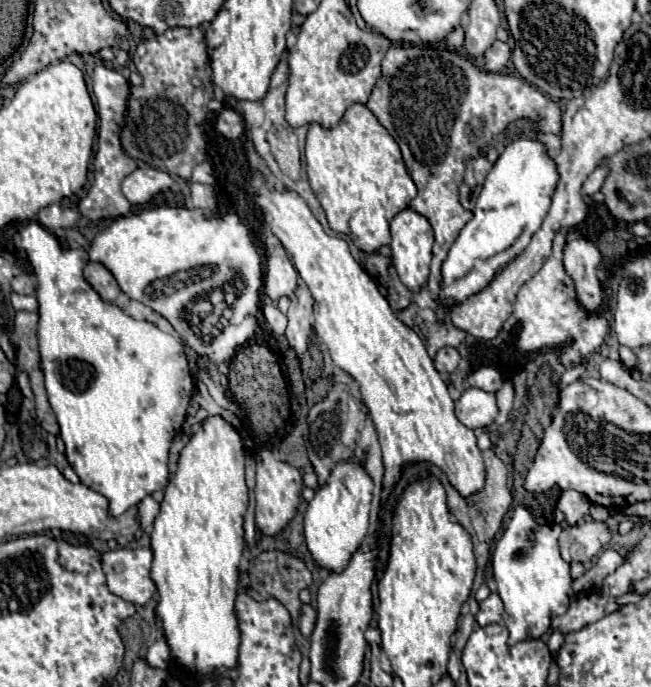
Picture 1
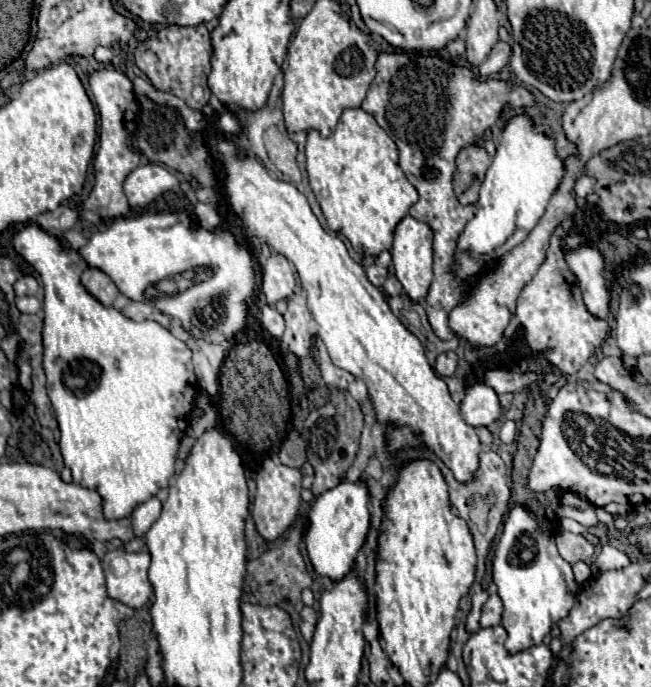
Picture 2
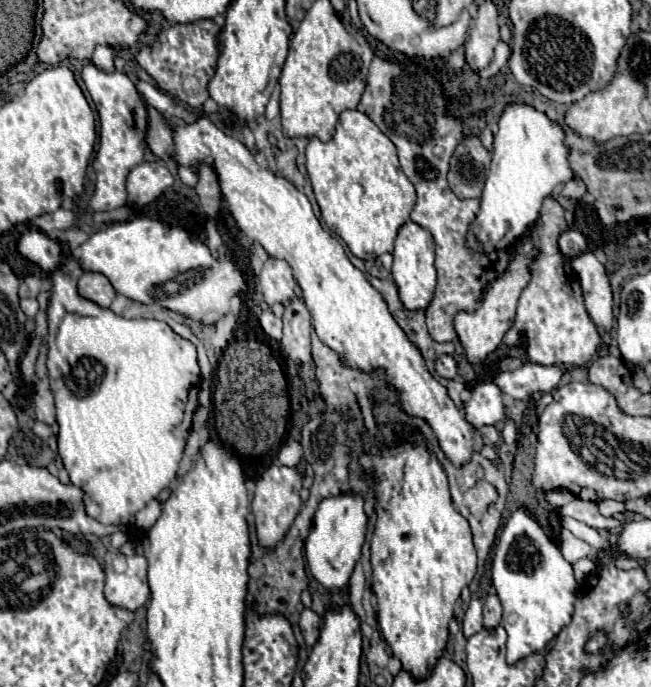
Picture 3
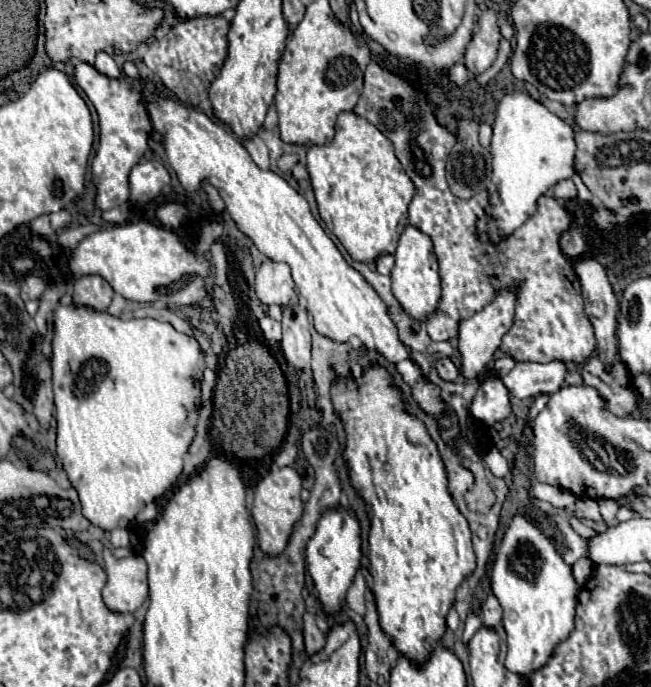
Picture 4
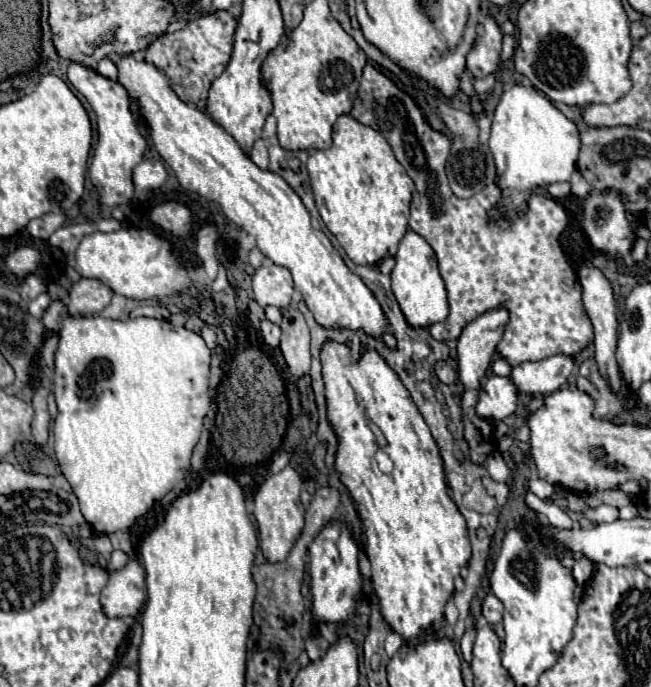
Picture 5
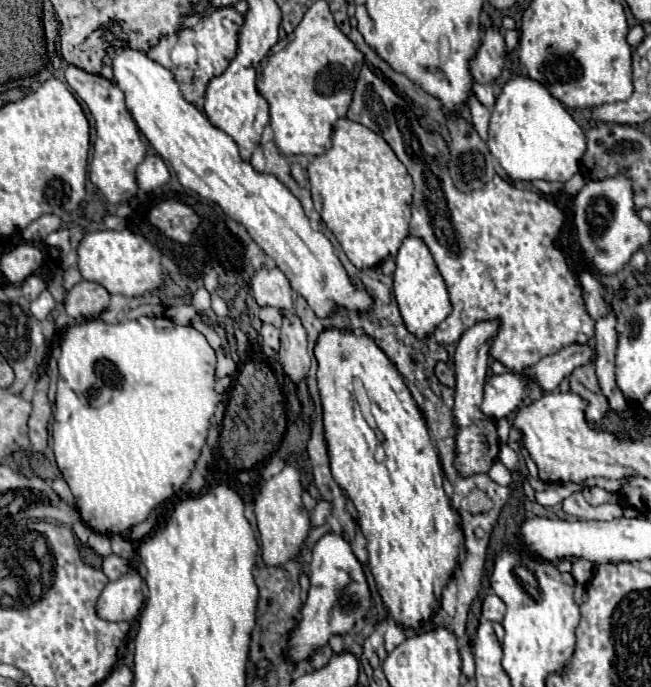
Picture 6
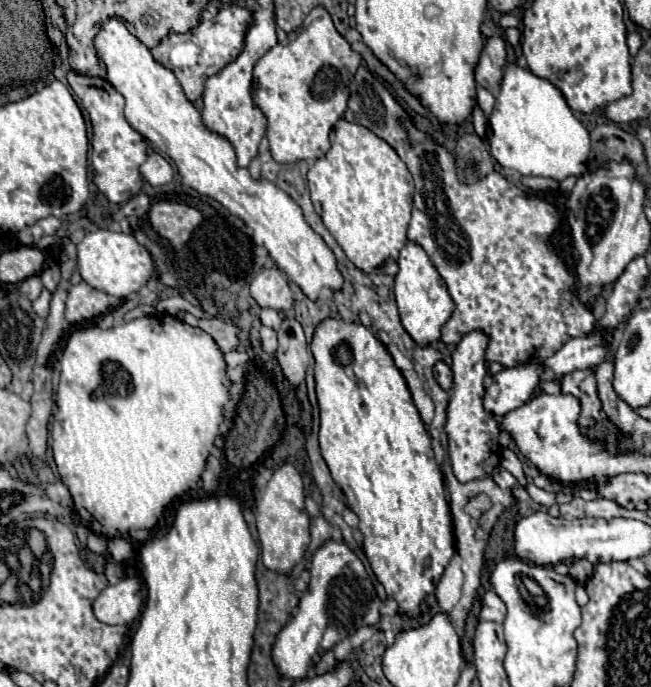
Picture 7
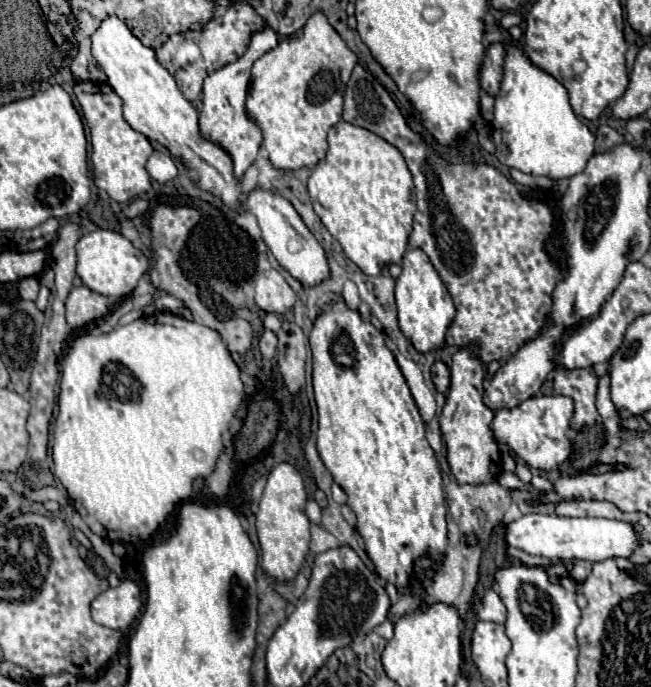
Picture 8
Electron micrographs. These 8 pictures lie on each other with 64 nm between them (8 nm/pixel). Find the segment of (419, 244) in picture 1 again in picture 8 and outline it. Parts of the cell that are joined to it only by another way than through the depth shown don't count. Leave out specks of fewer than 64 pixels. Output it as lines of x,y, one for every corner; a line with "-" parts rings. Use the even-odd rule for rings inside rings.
408,248
404,254
402,274
396,280
396,306
400,330
418,352
430,352
446,346
446,330
454,320
456,308
428,256
418,248

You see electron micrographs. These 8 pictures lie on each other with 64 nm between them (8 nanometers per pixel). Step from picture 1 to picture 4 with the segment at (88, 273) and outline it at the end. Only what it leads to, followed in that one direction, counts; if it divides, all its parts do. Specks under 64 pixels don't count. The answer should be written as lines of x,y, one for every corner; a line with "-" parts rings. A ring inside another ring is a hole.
82,276
74,282
72,294
74,306
84,306
102,312
110,306
112,296
114,296
112,286
100,276

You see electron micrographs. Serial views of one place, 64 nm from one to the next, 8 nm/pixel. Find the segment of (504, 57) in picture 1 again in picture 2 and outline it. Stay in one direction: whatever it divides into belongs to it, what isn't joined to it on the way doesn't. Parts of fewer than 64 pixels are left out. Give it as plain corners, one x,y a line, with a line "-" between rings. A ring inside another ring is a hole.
498,42
498,44
492,48
488,60
480,66
480,76
482,76
482,78
496,76
496,74
508,64
508,60
510,60
510,46
508,46
506,42

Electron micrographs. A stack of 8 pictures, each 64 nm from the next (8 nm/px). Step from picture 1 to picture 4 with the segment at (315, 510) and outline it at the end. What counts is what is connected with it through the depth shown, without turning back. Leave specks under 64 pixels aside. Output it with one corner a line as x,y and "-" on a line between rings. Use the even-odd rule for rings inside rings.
350,508
346,510
328,510
322,514
316,534
310,538
308,548
306,548
306,562
308,562
308,572
314,580
314,588
318,592
318,602
322,610
330,616
338,614
350,584
354,582
354,574
360,568
360,526
356,516
352,514

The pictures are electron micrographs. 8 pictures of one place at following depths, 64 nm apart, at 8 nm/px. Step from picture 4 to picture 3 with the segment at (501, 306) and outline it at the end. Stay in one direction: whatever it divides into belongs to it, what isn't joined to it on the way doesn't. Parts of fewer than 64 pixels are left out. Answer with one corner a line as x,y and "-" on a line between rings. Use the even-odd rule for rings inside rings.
524,238
520,240
520,244
516,246
516,256
514,260
510,262
506,274
498,280
494,280
488,288
486,288
486,294
484,294
484,300
480,304
478,310
474,312
458,312
456,318
454,318
454,328
458,332
458,338
462,342
462,348
464,348
464,354
466,354
466,360
470,364
480,364
488,358
488,354
492,354
498,344
502,342
504,334
510,330
510,326
514,324
514,314
516,314
516,304
518,304
518,298
520,298
520,292
524,290
524,286
528,284
530,280
530,260
536,256
536,248
532,244
530,238

